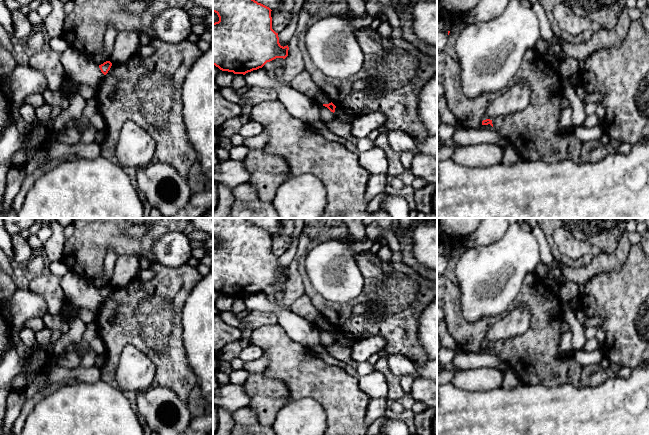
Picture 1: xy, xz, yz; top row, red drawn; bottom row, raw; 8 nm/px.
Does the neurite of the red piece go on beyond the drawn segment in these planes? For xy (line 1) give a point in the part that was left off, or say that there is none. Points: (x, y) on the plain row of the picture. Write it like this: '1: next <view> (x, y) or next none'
1: next none

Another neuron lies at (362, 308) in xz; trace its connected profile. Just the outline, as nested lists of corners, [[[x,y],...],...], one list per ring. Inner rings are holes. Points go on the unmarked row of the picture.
[[[368,302],[357,304],[353,308],[353,315],[361,315],[370,312],[372,312],[371,305]]]

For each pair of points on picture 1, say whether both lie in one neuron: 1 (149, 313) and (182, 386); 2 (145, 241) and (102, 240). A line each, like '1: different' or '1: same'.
1: same
2: same

